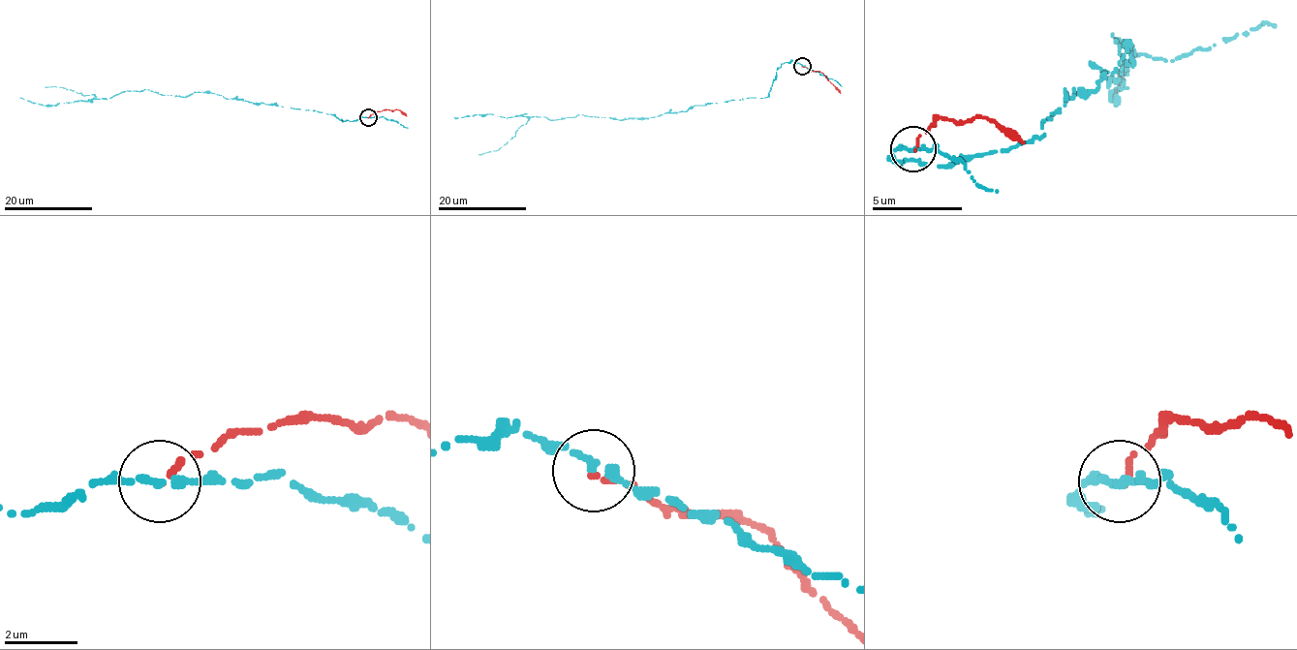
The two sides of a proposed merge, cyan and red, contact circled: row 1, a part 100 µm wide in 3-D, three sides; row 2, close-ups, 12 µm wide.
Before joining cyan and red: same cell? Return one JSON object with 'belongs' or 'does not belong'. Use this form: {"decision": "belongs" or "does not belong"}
{"decision": "does not belong"}

